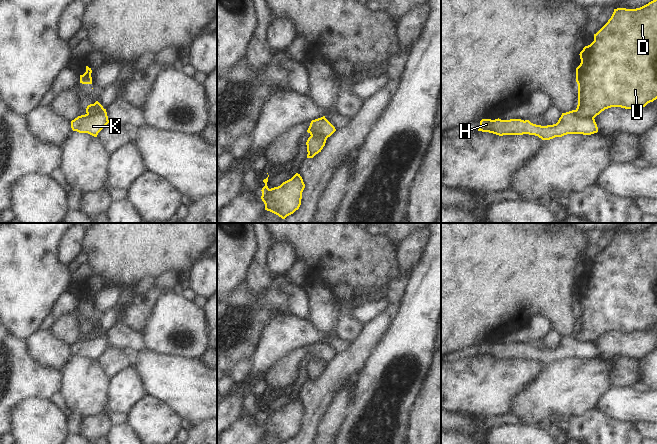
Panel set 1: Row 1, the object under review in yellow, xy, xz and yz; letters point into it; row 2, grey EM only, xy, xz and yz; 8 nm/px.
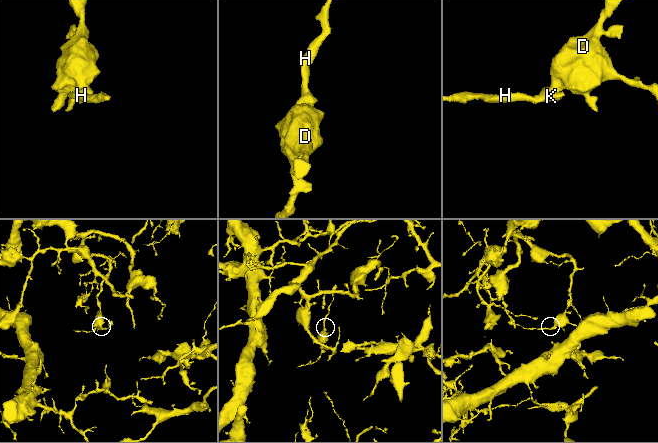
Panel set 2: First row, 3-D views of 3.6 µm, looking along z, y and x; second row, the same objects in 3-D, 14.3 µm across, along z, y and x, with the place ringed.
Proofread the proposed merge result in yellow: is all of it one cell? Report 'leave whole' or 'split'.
split

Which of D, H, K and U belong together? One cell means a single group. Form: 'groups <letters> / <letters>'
groups D U / H K

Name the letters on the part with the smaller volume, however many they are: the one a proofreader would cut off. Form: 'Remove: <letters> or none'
Remove: H, K

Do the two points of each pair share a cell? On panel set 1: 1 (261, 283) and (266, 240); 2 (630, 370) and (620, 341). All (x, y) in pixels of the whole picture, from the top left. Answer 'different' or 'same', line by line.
1: same
2: different

